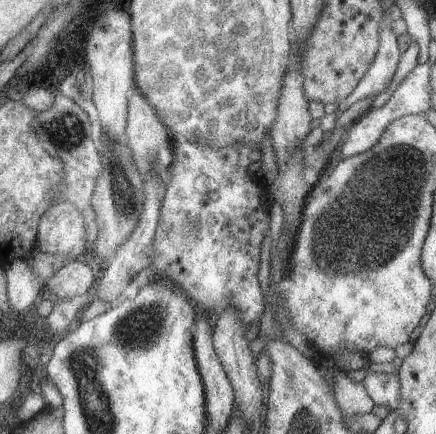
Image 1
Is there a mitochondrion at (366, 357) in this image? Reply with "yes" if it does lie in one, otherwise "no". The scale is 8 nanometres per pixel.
no

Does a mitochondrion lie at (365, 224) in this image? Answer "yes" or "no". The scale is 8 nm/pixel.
yes

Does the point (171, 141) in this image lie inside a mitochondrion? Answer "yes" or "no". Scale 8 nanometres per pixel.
no

